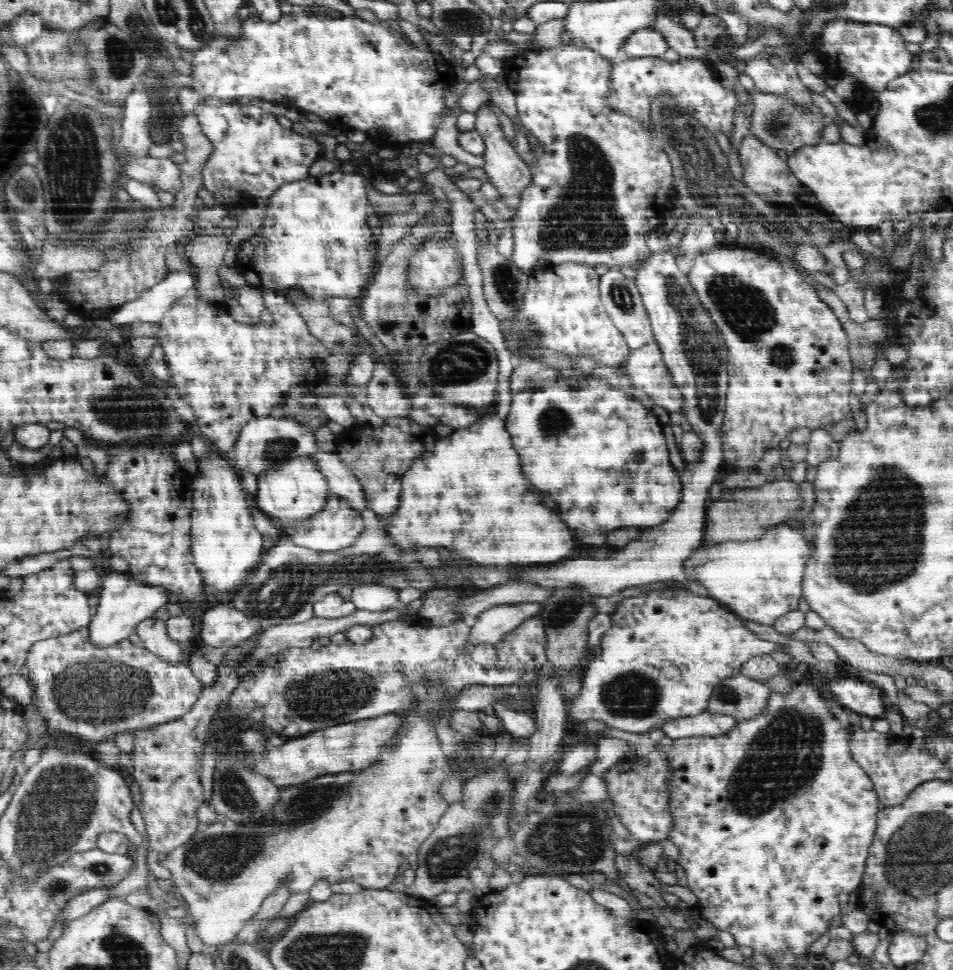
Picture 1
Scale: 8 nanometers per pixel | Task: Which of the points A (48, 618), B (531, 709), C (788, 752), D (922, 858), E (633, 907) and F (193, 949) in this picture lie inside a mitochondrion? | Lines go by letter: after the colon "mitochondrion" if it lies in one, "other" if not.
A: other
B: other
C: mitochondrion
D: mitochondrion
E: other
F: other

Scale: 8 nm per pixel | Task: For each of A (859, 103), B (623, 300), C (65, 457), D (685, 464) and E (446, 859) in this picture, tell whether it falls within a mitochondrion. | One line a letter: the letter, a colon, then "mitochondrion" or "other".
A: other
B: mitochondrion
C: other
D: other
E: mitochondrion

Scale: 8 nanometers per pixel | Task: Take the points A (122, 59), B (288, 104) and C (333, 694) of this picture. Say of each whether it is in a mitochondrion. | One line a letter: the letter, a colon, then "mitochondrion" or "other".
A: mitochondrion
B: other
C: mitochondrion

